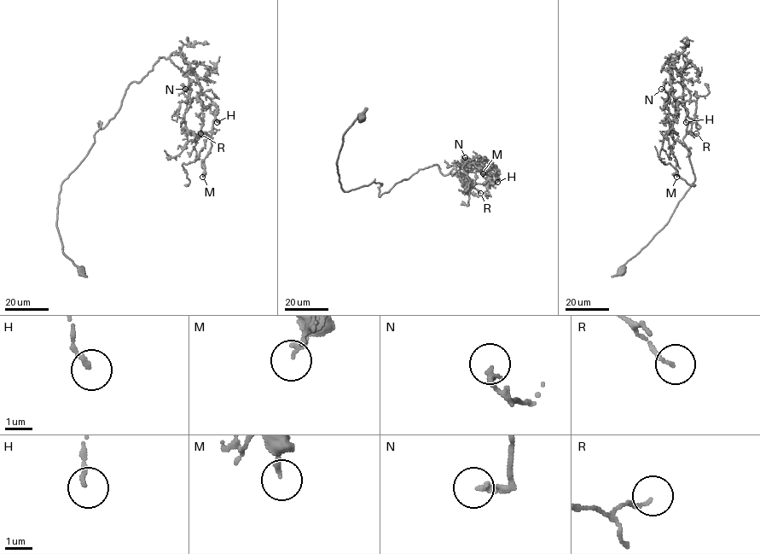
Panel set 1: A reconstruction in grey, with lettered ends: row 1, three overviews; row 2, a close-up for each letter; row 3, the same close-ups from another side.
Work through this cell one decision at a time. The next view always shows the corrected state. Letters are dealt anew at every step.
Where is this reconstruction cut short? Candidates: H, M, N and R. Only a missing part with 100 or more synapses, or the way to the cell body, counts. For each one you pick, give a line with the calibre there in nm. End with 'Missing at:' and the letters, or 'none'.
Missing at: none

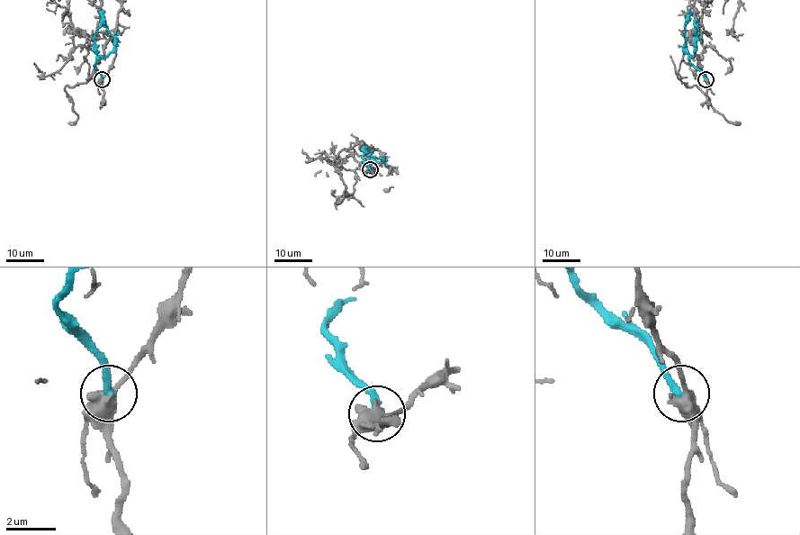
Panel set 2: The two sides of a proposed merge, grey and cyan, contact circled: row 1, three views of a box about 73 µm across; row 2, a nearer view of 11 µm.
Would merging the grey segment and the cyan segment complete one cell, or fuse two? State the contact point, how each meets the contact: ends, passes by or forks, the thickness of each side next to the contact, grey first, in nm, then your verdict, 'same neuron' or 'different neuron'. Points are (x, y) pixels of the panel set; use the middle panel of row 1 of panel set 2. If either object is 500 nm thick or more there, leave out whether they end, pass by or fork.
(370, 169) | grey passes by | cyan ends | 480/300 nm | different neuron

